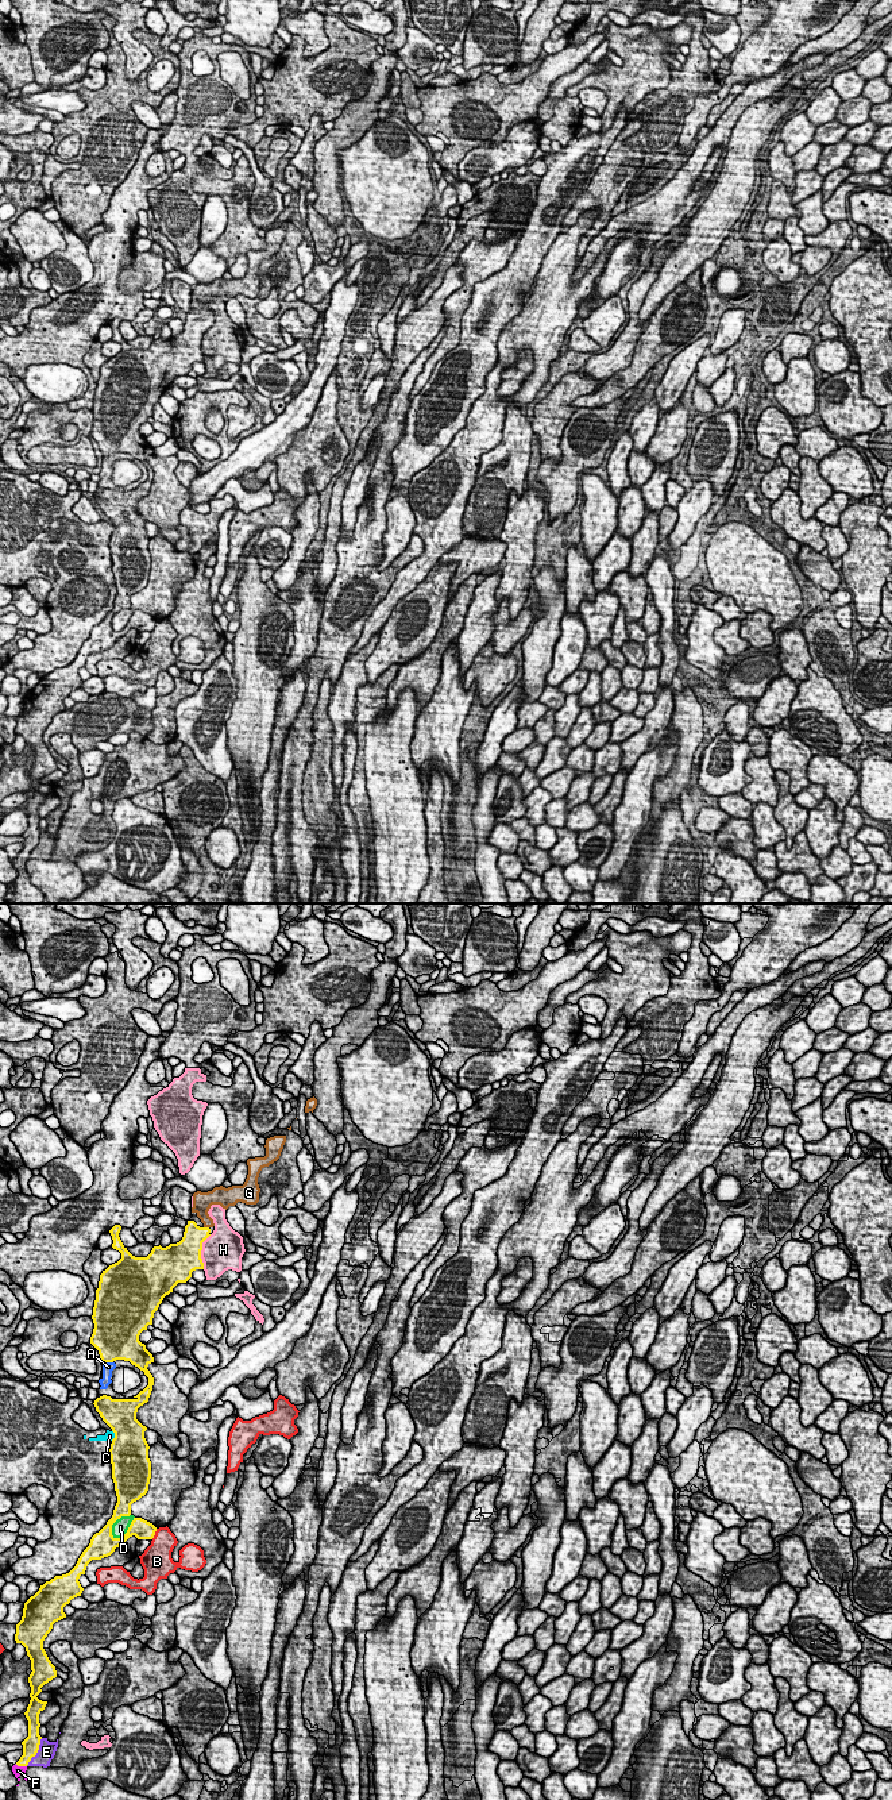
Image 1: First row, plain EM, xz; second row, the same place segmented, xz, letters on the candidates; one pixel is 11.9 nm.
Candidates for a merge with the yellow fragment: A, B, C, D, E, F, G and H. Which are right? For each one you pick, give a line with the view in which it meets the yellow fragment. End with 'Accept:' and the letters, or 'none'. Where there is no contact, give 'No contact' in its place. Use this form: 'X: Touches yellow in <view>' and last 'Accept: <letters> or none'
F: Touches yellow in xz
G: Touches yellow in xz
Accept: F, G

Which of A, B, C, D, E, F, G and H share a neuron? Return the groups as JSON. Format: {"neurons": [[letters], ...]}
{"neurons": [["A"], ["B"], ["C", "D"], ["E"], ["F", "G"], ["H"]]}

